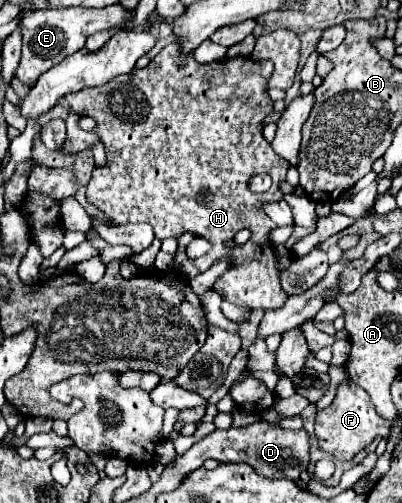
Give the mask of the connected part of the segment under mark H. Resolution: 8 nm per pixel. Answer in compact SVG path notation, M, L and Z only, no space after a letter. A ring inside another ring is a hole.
M173 41L171 45L163 47L145 69L133 69L131 73L119 75L115 81L103 87L83 89L65 97L77 115L93 117L99 123L95 133L101 137L109 159L107 167L95 167L87 185L87 199L97 205L115 225L145 221L153 227L159 239L181 237L187 231L209 239L213 247L203 255L203 259L199 259L199 271L209 269L219 257L231 255L235 259L235 267L219 277L213 285L223 299L235 305L249 305L253 309L283 307L287 293L281 289L277 261L267 239L269 231L275 229L275 223L263 213L265 203L283 199L279 183L285 181L285 173L289 169L289 163L271 149L271 143L267 143L261 133L263 119L273 113L273 101L267 93L273 63L253 61L249 55L199 63L195 61L193 53L181 57L183 53L179 45L179 41ZM259 173L267 173L273 179L271 189L261 195L251 193L249 189L251 177ZM241 229L251 231L249 243L229 251L223 243L233 239Z

